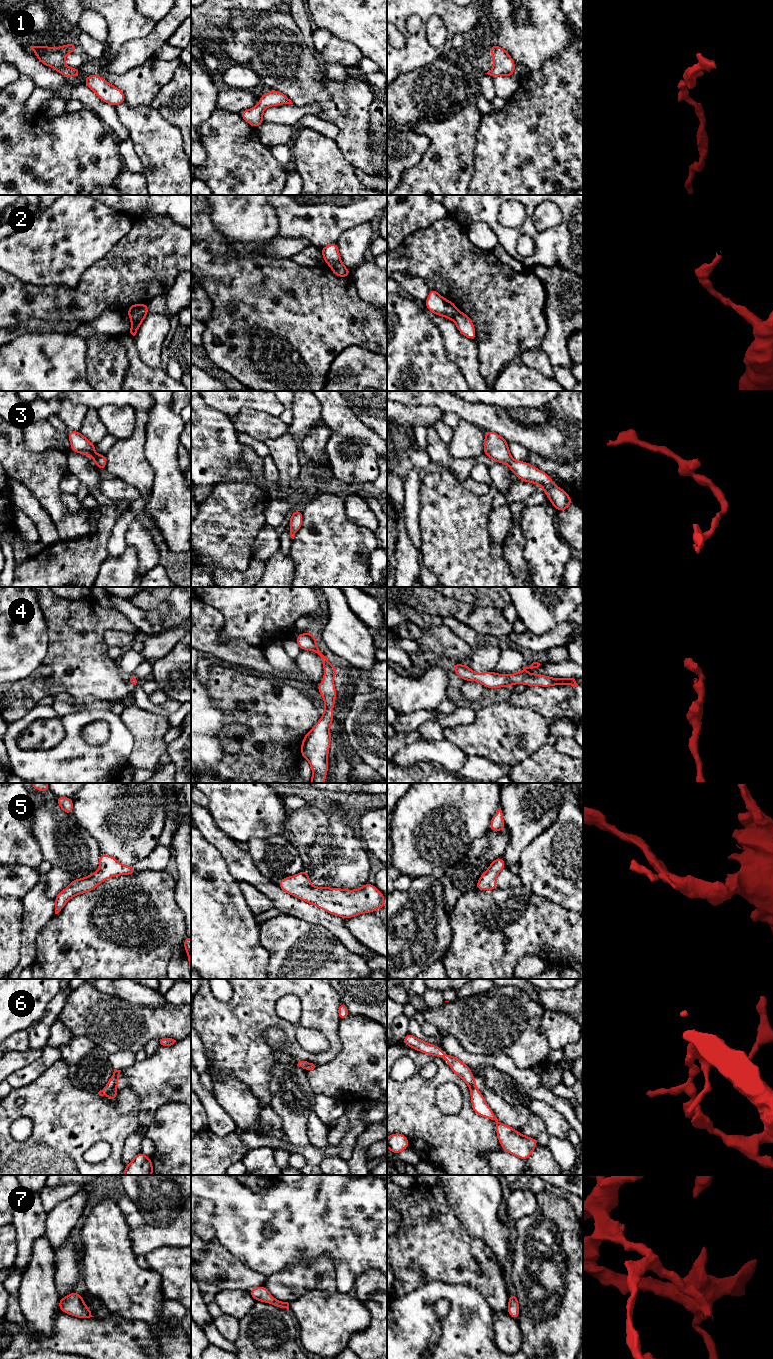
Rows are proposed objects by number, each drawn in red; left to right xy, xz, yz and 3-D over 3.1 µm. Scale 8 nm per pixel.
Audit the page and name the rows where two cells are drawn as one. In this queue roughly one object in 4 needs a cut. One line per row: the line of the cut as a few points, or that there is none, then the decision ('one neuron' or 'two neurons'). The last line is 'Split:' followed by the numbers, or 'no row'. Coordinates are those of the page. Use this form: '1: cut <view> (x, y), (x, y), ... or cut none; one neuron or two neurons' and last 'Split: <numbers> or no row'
1: cut none; one neuron
2: cut xy (143, 317), (132, 323); two neurons
3: cut none; one neuron
4: cut none; one neuron
5: cut none; one neuron
6: cut xy (115, 1087), (107, 1094); two neurons
7: cut none; one neuron
Split: 2, 6

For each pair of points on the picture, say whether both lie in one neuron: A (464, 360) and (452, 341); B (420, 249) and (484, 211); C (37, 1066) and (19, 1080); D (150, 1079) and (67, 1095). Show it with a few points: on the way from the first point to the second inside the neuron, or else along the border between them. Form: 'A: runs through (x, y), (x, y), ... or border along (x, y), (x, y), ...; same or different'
A: runs through (464, 355), (457, 346); same
B: border along (448, 214), (464, 228); different
C: runs through (33, 1070), (23, 1078); same
D: border along (126, 1086), (138, 1097), (138, 1107); different

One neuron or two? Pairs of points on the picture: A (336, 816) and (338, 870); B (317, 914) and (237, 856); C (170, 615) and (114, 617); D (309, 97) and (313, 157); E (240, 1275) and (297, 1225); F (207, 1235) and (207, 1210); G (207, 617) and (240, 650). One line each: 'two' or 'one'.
A: one
B: one
C: two
D: two
E: two
F: one
G: one

